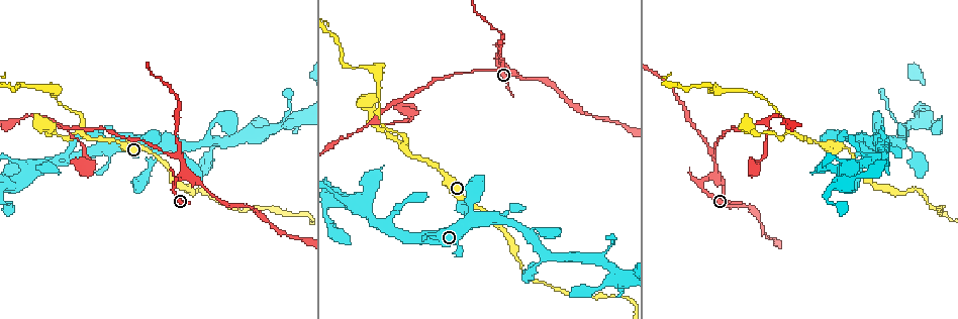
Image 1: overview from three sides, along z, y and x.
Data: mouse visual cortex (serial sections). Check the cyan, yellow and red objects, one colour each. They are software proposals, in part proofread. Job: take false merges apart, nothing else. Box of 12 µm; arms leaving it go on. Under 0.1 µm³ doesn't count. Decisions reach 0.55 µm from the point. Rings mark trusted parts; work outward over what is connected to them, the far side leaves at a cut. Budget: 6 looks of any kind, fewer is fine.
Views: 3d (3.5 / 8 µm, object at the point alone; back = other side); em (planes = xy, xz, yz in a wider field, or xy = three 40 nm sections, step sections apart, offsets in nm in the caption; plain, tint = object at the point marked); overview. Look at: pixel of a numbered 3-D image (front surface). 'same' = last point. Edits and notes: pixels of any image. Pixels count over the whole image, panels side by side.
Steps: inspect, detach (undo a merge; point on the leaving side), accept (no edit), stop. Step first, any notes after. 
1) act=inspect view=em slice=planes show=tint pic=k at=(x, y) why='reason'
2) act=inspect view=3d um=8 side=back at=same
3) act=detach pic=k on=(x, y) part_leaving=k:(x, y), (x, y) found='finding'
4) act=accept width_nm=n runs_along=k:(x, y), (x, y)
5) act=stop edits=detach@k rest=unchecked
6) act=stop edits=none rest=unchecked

act=inspect view=3d um=8 pic=1 at=(701, 182) why='abrupt turn'

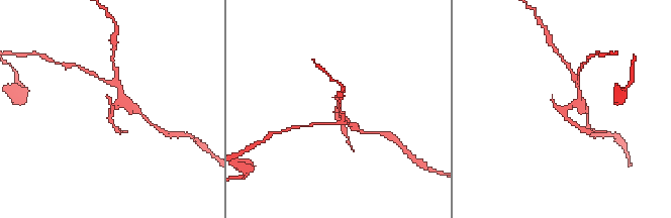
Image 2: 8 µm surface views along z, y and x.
act=inspect view=3d um=3.5 side=back pic=2 at=(564, 109) why='closer look'

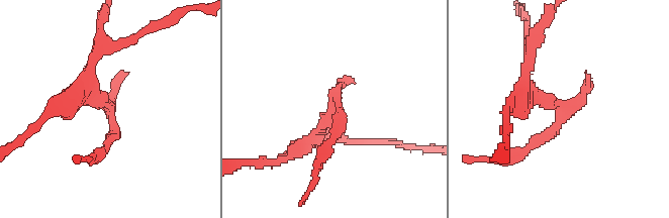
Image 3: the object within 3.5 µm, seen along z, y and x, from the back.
act=inspect view=em slice=xy step=3 show=tint pic=3 at=(560, 105) why='need the tissue'

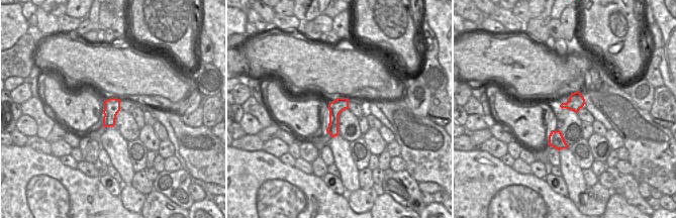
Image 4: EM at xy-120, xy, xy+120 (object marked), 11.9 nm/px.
act=accept runs_along=3:(100, 152), (113, 112), (97, 100), (94, 57) found='all the same cell'

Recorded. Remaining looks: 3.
act=inspect view=3d um=3.5 pic=1 at=(54, 120) why='side arm on a straight run'

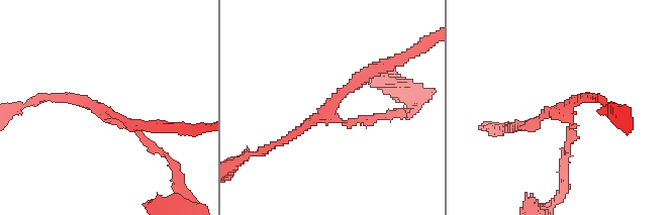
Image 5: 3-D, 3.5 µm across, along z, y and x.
act=inspect view=em slice=xy step=3 show=tint pic=5 at=(332, 108) arms=3 arm_widths_nm=100,150,200 why='shape alone is not enough'

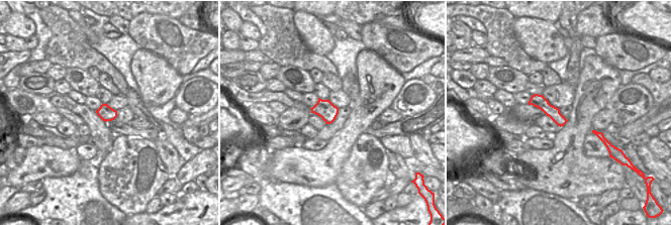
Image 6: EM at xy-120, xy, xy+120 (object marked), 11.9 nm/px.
act=inspect view=em slice=planes show=tint at=same why='another direction'

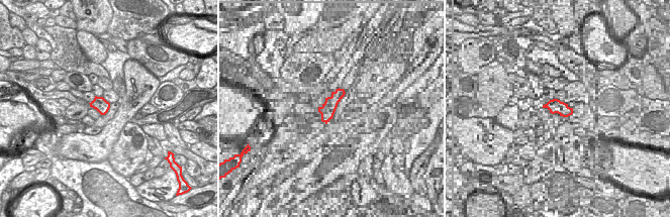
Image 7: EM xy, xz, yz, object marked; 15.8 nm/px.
act=accept runs_along=5:(518, 125), (562, 113), (568, 147) found='one cell here'

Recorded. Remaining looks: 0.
act=stop edits=none rest=unchecked

